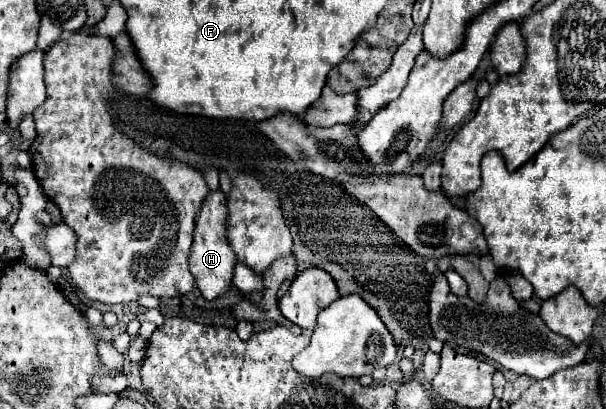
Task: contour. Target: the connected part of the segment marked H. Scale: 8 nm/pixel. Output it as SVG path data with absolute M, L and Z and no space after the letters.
M221 189L209 191L209 195L205 197L205 203L201 205L201 211L197 211L193 247L191 247L191 257L189 257L189 271L197 279L197 287L205 299L209 301L215 299L231 285L235 263L237 263L235 253L225 239L225 195Z

